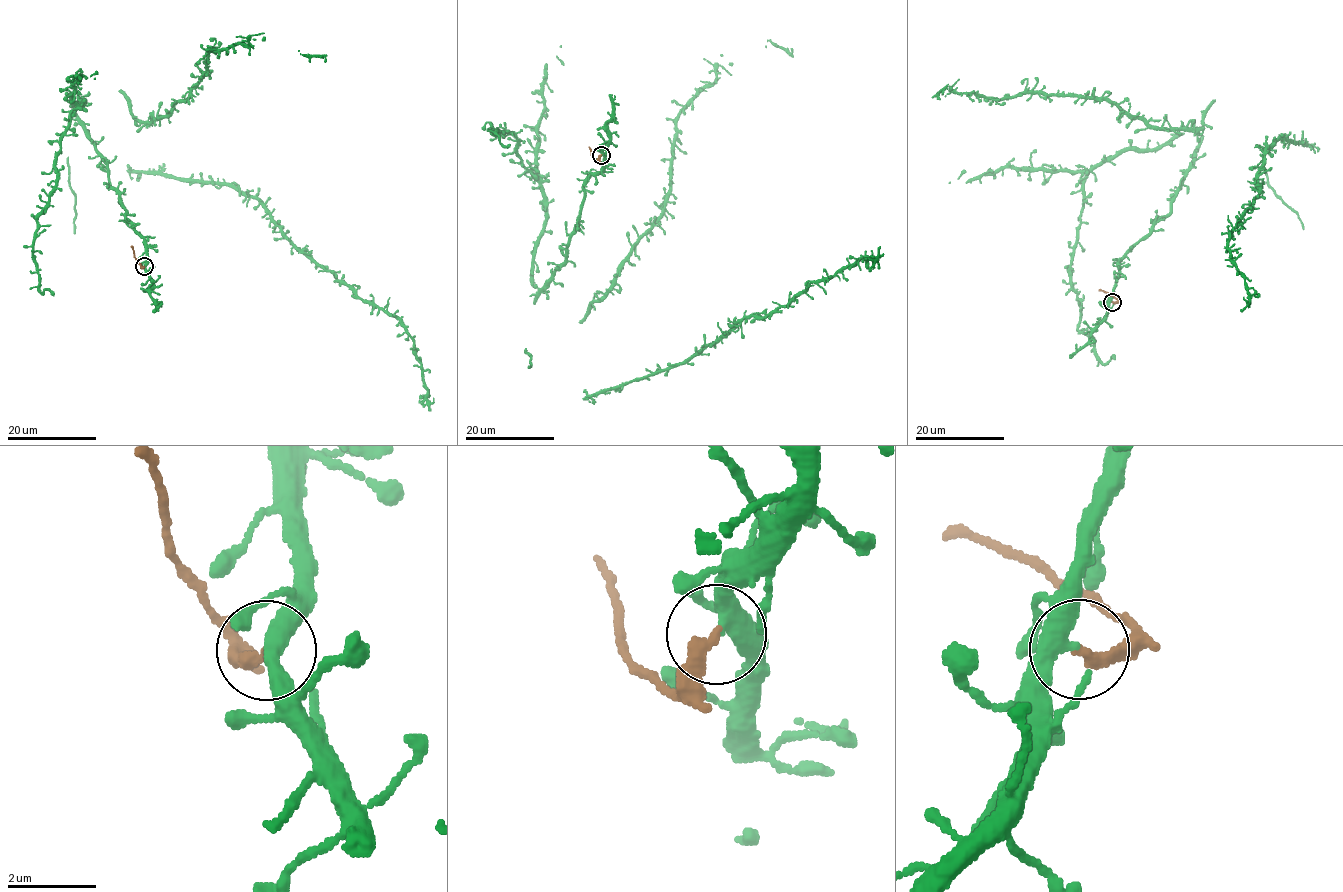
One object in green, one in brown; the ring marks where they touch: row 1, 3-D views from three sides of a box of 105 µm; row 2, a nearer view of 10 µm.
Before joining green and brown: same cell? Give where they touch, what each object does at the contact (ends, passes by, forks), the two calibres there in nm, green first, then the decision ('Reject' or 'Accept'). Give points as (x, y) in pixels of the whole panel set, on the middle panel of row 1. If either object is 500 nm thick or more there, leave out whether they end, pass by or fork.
Place: (601, 155). At the ring green passes by. At the ring brown ends. Thickness 380 nm (green) against 280 nm. Reject

